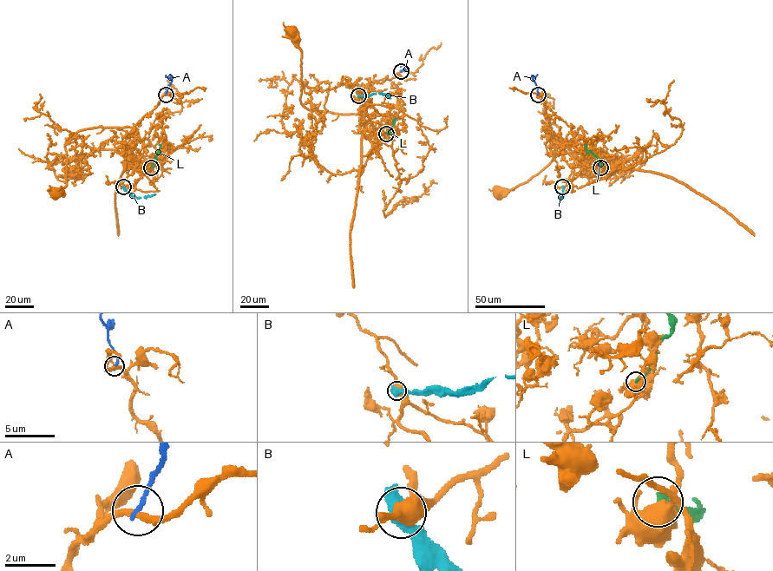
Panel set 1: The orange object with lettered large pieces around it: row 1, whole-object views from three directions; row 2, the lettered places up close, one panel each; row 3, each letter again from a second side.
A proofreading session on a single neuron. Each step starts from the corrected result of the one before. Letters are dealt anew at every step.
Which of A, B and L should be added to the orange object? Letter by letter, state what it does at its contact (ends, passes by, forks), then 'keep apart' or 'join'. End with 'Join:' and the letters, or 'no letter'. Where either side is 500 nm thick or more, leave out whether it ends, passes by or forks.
A: it ends | keep apart
B: keep apart
L: it ends | keep apart
Join: no letter

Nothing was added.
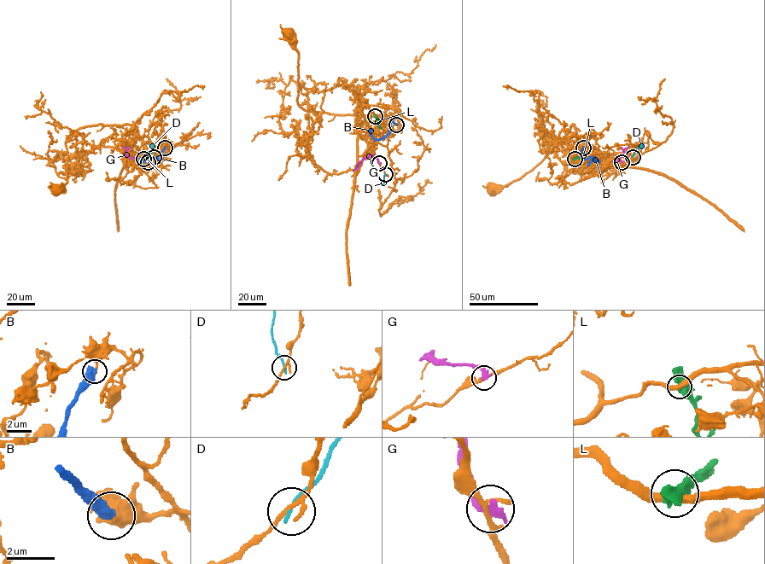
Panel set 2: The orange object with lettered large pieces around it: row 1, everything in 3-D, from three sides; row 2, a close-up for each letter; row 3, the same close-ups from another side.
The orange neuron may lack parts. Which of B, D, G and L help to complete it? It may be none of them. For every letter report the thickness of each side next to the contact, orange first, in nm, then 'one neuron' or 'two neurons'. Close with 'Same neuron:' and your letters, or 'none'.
B: 150/650 nm | two neurons
D: 140/160 nm | two neurons
G: 180/360 nm | two neurons
L: 380/420 nm | one neuron
Same neuron: L

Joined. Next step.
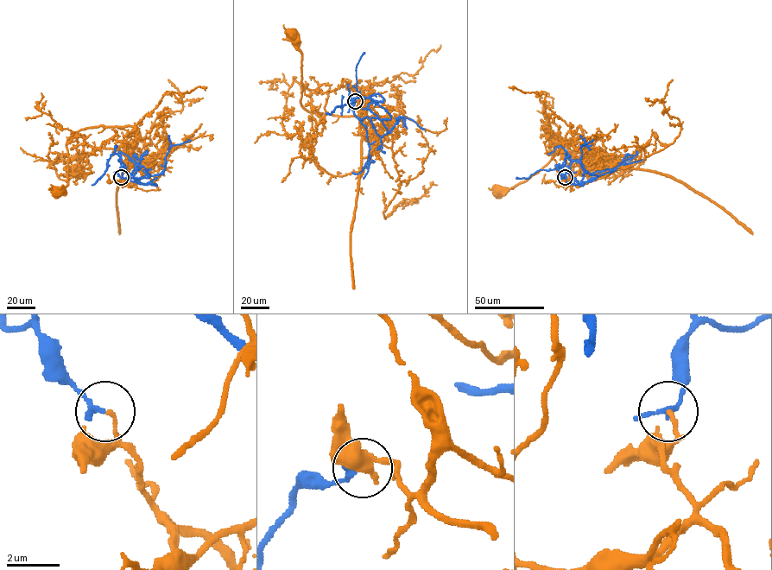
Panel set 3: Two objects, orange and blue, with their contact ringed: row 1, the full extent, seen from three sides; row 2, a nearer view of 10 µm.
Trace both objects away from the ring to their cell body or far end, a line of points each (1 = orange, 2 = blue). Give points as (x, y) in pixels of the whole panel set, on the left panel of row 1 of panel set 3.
1: (121, 178), (130, 186), (142, 176), (128, 165), (139, 130), (79, 129), (67, 140), (67, 184), (57, 193)
2: (121, 177), (121, 156), (127, 178), (136, 182), (159, 174), (168, 148), (191, 140)

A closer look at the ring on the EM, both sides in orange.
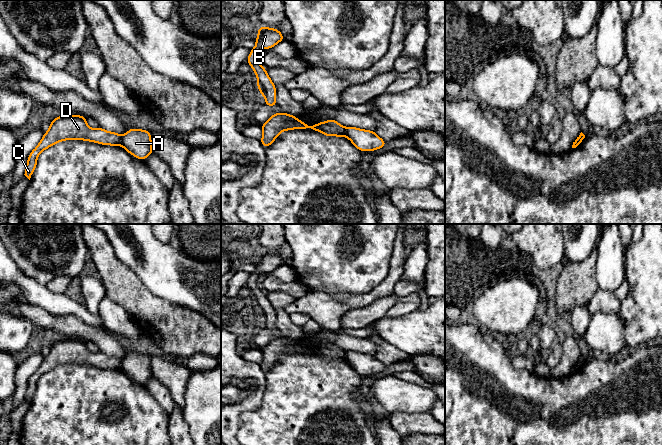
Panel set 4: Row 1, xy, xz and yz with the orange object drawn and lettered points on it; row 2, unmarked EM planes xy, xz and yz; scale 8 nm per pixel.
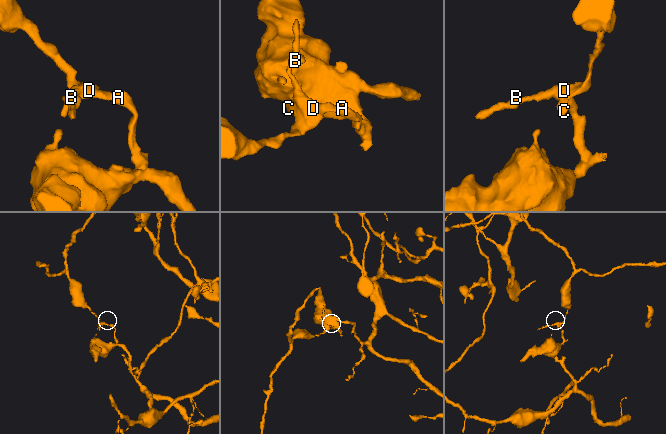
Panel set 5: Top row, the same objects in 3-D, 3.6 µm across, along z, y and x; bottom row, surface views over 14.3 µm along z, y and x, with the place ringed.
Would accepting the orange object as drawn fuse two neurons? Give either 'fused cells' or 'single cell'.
fused cells

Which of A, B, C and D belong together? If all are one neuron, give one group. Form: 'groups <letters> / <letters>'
groups A / B C D

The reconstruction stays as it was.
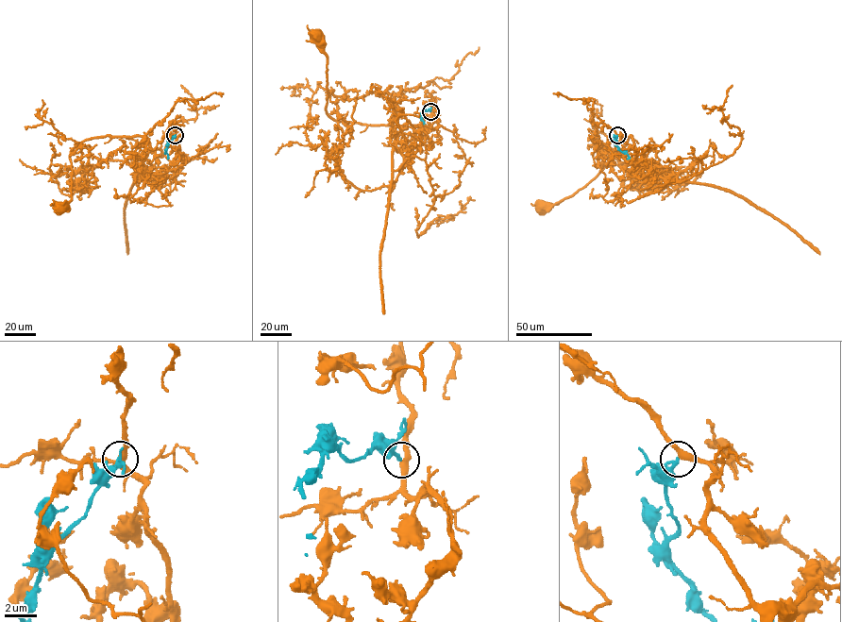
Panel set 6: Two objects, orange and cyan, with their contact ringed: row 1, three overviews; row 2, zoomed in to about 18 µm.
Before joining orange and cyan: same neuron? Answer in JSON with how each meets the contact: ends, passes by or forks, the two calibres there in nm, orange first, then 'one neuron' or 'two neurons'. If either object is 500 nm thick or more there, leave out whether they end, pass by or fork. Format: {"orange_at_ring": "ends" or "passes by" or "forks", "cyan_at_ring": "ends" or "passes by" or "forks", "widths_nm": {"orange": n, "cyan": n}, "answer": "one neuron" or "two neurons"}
{"orange_at_ring": "passes by", "cyan_at_ring": "ends", "widths_nm": {"orange": 360, "cyan": 240}, "answer": "one neuron"}

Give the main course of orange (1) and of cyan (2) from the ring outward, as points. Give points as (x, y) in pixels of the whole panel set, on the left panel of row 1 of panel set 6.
1: (175, 135), (186, 162), (155, 174), (142, 168), (145, 138), (84, 140), (71, 151), (71, 199), (59, 210)
2: (175, 135), (165, 150), (168, 159)

